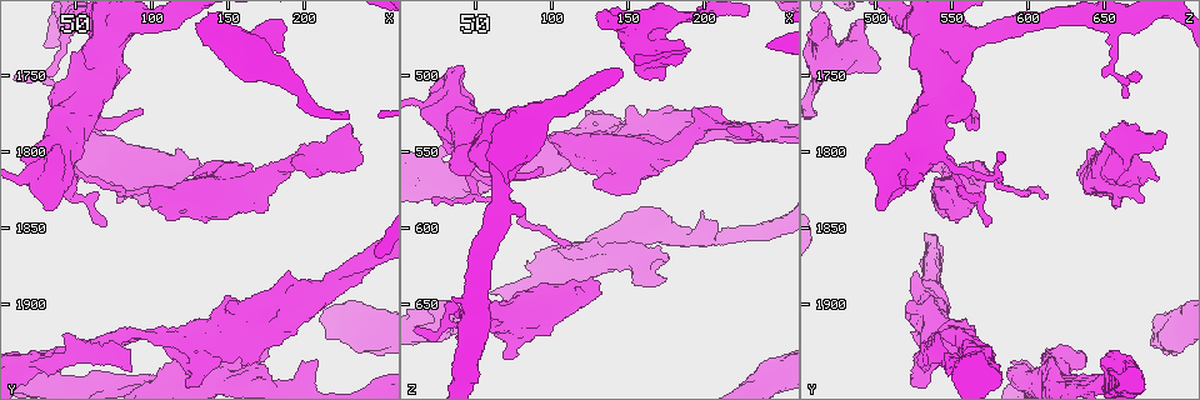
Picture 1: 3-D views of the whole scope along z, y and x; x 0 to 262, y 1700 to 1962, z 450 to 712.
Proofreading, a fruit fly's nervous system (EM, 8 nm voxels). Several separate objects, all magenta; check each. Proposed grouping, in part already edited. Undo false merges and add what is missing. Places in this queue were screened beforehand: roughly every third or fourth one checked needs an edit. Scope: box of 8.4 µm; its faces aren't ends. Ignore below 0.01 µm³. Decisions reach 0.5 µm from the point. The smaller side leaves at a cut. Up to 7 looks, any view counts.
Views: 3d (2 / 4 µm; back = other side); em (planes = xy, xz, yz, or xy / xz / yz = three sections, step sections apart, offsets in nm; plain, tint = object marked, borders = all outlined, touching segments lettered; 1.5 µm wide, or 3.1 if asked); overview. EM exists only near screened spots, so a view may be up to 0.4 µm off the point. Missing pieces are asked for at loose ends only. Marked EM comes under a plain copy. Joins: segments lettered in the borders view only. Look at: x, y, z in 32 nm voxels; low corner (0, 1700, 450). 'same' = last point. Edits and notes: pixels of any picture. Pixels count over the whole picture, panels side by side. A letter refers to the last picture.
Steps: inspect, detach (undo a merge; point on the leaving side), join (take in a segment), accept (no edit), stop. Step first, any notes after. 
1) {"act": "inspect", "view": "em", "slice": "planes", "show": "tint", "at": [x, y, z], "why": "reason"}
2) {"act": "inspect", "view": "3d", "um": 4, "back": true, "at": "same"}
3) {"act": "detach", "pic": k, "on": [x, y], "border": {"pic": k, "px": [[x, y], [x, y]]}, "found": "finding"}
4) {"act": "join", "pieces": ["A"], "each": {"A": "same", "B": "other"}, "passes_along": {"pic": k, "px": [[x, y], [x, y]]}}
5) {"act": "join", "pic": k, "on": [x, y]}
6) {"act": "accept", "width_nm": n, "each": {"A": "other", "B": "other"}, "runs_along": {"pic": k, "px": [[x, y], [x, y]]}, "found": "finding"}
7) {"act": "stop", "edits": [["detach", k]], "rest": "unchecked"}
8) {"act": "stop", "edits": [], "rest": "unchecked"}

{"act": "inspect", "view": "3d", "um": 4, "at": [22, 1750, 670], "why": "abrupt turn"}

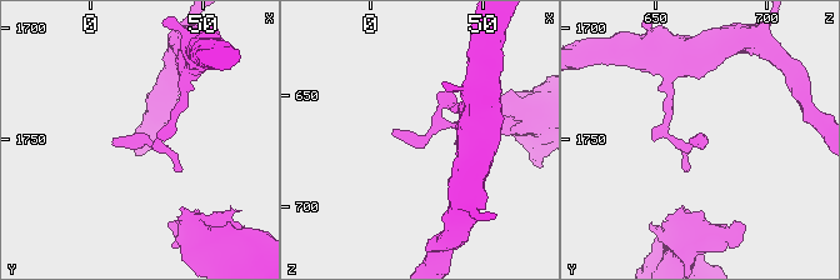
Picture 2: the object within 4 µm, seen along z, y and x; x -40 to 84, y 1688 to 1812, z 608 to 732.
{"act": "inspect", "view": "em", "slice": "xy", "step": 4, "show": "borders", "at": [24, 1750, 669]}

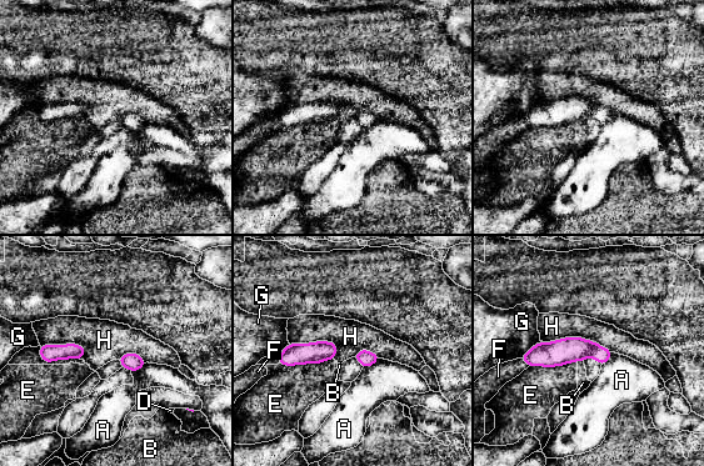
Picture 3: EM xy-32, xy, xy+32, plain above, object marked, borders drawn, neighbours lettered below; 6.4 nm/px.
{"act": "accept", "each": {"A": "other", "B": "other", "D": "other", "E": "other", "F": "other", "G": "other", "H": "other"}, "found": "all the same neuron"}

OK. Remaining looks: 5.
{"act": "inspect", "view": "3d", "um": 4, "at": [130, 1804, 644], "why": "thick end"}

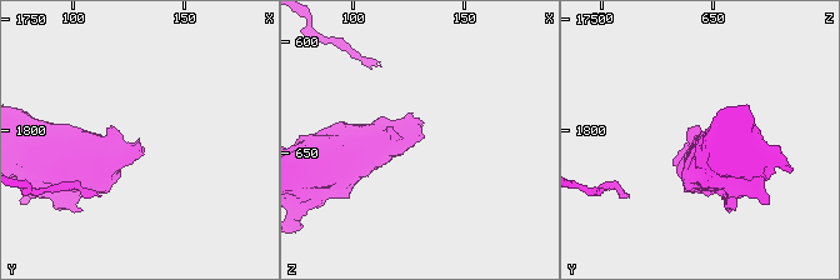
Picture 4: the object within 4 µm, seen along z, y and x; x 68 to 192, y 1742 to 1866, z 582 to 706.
{"act": "inspect", "view": "em", "slice": "planes", "show": "tint", "at": [131, 1804, 642]}

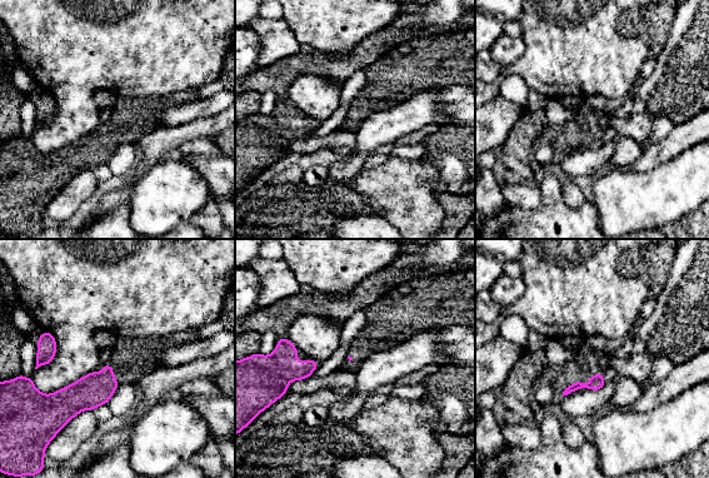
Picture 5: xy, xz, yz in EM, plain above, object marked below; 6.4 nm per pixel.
{"act": "inspect", "view": "em", "slice": "planes", "show": "borders", "at": "same", "why": "see the neighbours"}

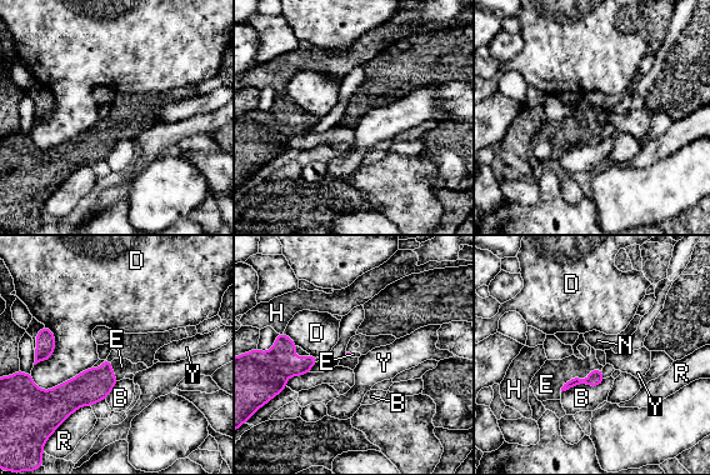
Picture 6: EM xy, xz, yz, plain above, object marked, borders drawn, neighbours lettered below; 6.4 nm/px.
{"act": "join", "pieces": ["E"], "each": {"B": "other", "D": "other", "E": "same", "H": "other", "N": "other", "R": "other", "Y": "other"}, "found": "the neuron continues"}

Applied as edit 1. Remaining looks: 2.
{"act": "stop", "edits": [["join", 6]], "rest": "unchecked"}

